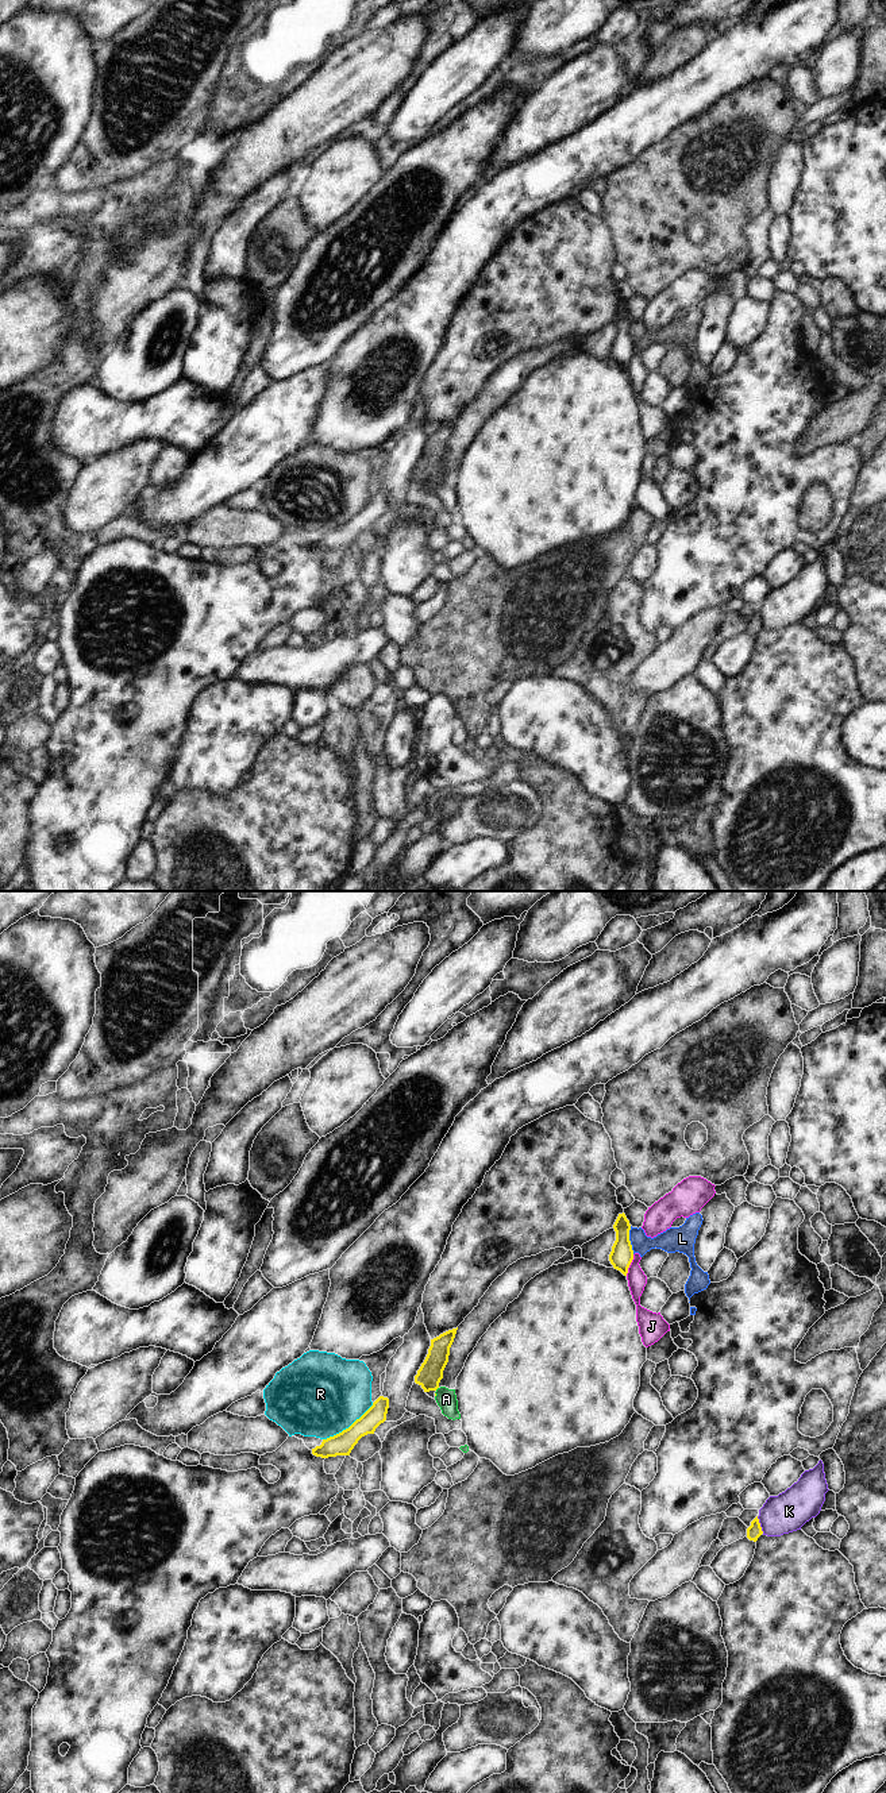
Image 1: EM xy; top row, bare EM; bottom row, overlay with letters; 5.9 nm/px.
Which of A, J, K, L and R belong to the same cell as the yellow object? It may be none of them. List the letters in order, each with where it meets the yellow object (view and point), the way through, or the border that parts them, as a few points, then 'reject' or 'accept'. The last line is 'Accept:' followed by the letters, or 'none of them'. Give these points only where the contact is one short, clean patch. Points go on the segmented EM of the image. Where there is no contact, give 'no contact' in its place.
A: meets yellow in xy at (436, 1388); runs through xy (428, 1376), (436, 1388), (446, 1399); accept
J: meets yellow in xy at (630, 1264); border along xy (634, 1254), (626, 1275); reject
K: meets yellow in xy at (759, 1524); reject
L: meets yellow in xy at (628, 1240); border along xy (630, 1226), (630, 1244), (634, 1253); reject
R: meets yellow in xy at (349, 1427); border along xy (373, 1403), (347, 1427), (323, 1439); reject
Accept: A

